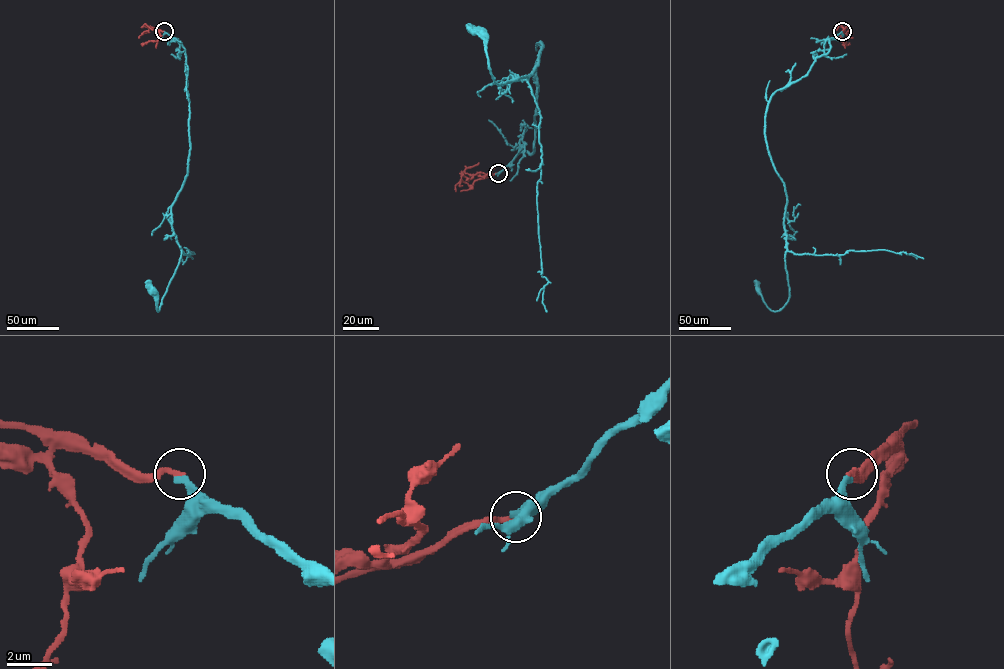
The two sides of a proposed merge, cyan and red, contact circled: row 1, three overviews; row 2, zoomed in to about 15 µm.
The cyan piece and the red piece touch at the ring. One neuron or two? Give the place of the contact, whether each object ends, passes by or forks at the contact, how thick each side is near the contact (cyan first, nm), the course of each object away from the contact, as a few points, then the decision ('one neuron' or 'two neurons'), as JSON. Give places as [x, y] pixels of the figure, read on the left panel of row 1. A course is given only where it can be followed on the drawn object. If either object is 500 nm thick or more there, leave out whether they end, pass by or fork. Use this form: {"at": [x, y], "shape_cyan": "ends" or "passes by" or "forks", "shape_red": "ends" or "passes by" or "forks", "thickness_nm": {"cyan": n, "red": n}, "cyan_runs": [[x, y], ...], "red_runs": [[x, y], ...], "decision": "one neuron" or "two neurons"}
{"at": [164, 31], "shape_cyan": "ends", "shape_red": "ends", "thickness_nm": {"cyan": 300, "red": 240}, "cyan_runs": [[164, 31], [184, 49], [190, 155], [187, 174], [171, 206], [172, 230], [181, 257], [158, 311], [153, 290]], "red_runs": [[164, 31], [158, 30], [157, 41], [149, 41], [142, 46], [143, 43]], "decision": "one neuron"}

